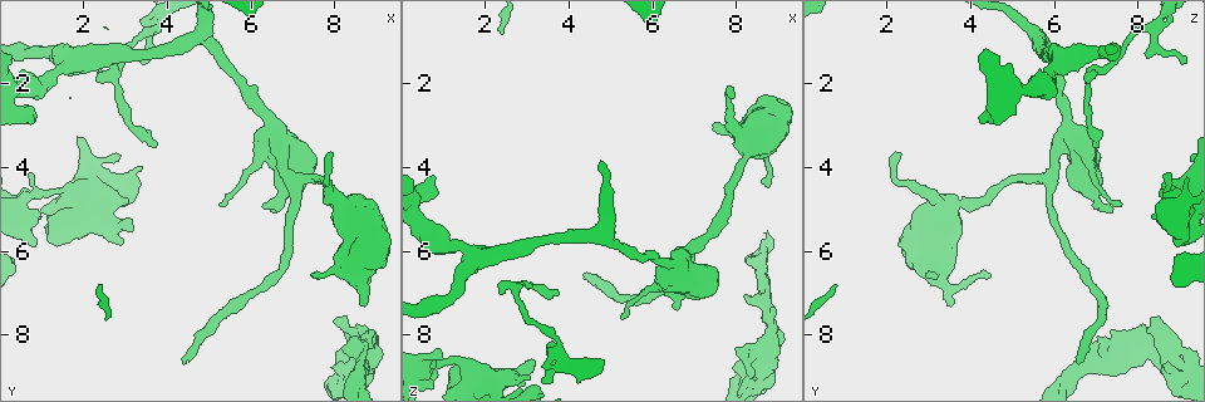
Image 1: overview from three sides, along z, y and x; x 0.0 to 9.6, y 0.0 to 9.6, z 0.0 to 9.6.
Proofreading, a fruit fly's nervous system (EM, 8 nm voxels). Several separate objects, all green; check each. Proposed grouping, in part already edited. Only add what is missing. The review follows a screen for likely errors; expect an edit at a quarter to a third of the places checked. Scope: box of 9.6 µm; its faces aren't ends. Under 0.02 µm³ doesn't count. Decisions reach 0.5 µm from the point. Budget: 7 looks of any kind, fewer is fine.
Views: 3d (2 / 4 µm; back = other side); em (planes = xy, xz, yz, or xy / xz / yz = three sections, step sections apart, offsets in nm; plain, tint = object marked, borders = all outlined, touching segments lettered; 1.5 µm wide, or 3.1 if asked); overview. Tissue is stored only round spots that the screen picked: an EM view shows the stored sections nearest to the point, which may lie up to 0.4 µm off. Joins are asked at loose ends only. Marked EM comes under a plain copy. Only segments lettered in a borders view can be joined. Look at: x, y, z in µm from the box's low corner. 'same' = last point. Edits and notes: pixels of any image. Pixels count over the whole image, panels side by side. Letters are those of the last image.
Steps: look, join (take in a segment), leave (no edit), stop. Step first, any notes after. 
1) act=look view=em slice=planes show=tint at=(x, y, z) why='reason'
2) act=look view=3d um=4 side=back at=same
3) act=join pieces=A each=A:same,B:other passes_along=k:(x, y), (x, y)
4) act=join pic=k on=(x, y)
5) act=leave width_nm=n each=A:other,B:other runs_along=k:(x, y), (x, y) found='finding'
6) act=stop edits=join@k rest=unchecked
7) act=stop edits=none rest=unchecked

act=look view=em slice=xz step=4 show=borders at=(4.35, 8.60, 6.65) why='end of a long branch'

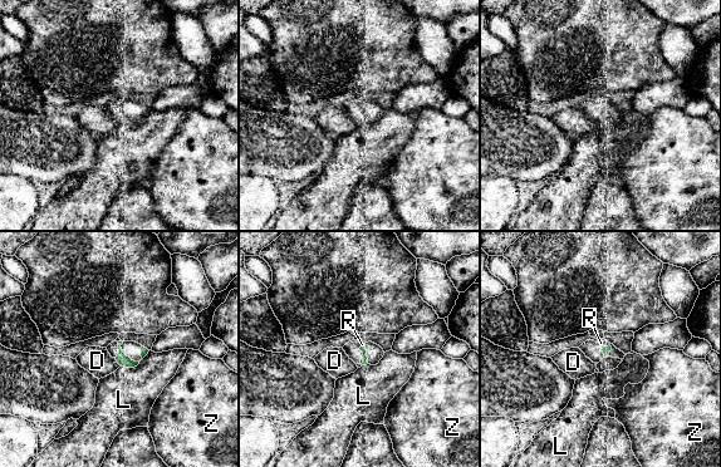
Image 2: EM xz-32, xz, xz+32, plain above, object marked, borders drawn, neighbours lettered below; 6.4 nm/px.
act=join pieces=R each=D:other,L:other,R:same,Z:other found='it goes on there'

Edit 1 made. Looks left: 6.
act=look view=overview

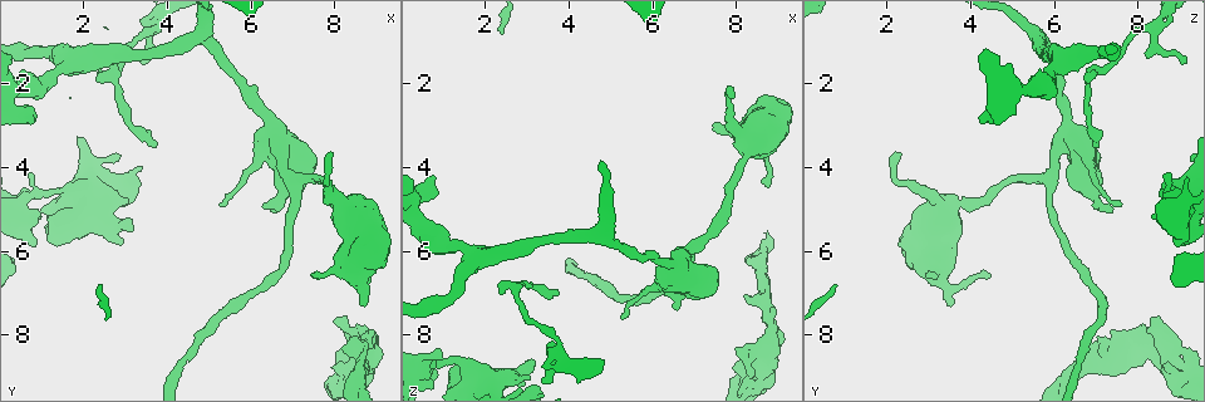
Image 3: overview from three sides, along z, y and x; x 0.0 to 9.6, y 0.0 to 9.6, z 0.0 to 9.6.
act=look view=em slice=xy step=8 show=tint at=(7.50, 6.60, 3.00) why='an open end'

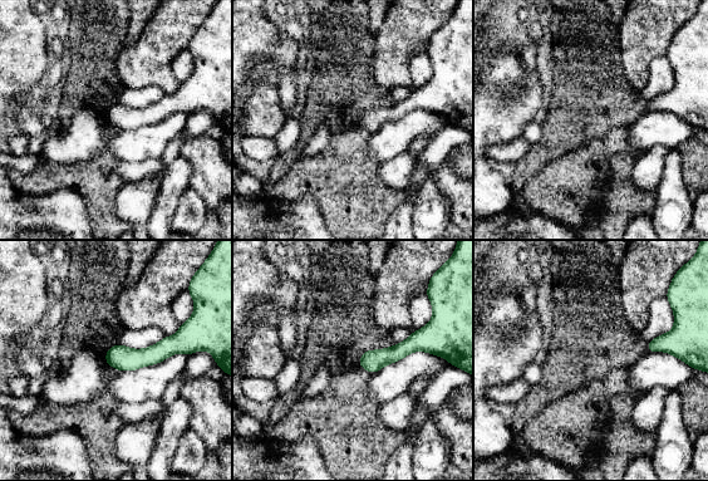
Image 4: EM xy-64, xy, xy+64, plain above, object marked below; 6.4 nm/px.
act=look view=em slice=planes show=borders at=same why='cut it another way'

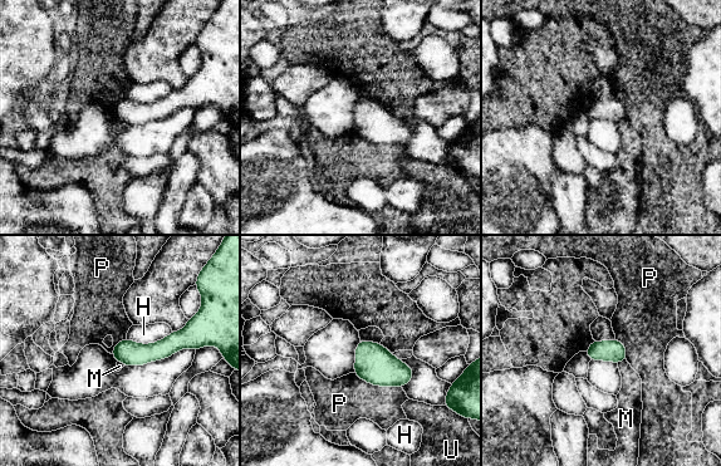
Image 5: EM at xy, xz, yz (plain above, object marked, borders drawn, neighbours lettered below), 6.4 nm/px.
act=leave each=H:other,M:other,P:other,U:other border=5:(626, 359), (617, 363) found='none of them fits'

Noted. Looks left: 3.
act=look view=3d um=2 at=(3.40, 1.50, 9.05) why='free end'

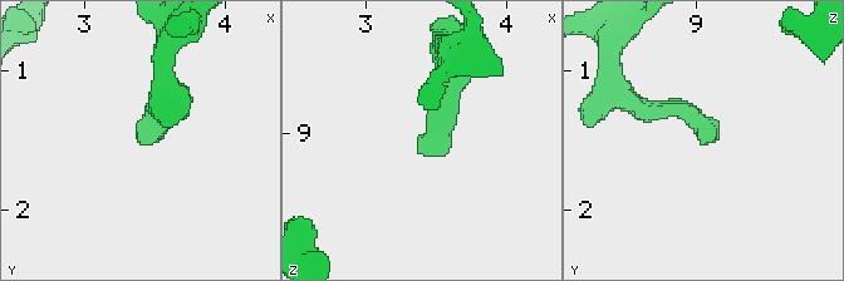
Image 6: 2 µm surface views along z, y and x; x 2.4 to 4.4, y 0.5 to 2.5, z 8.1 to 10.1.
act=look view=em slice=yz step=4 show=borders at=(3.40, 1.52, 9.10) why='need the tissue'

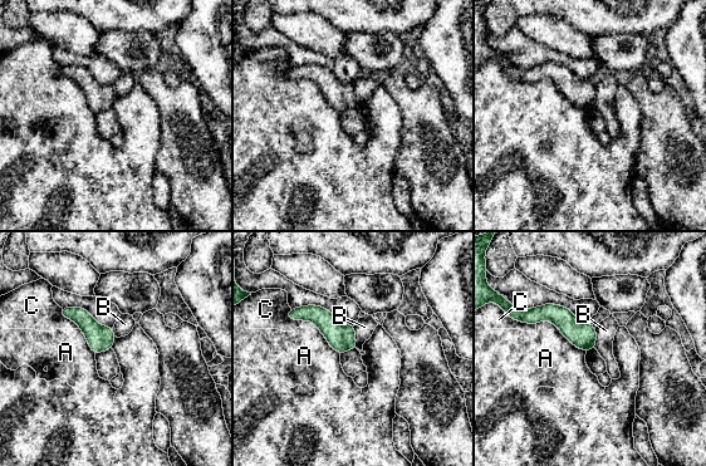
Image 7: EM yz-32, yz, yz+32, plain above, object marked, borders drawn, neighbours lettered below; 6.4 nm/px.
act=leave each=A:other,B:other,C:other runs_along=7:(524, 313), (558, 314), (592, 346) found='none of them fits'

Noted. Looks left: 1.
act=stop edits=join@2 rest=unchecked

